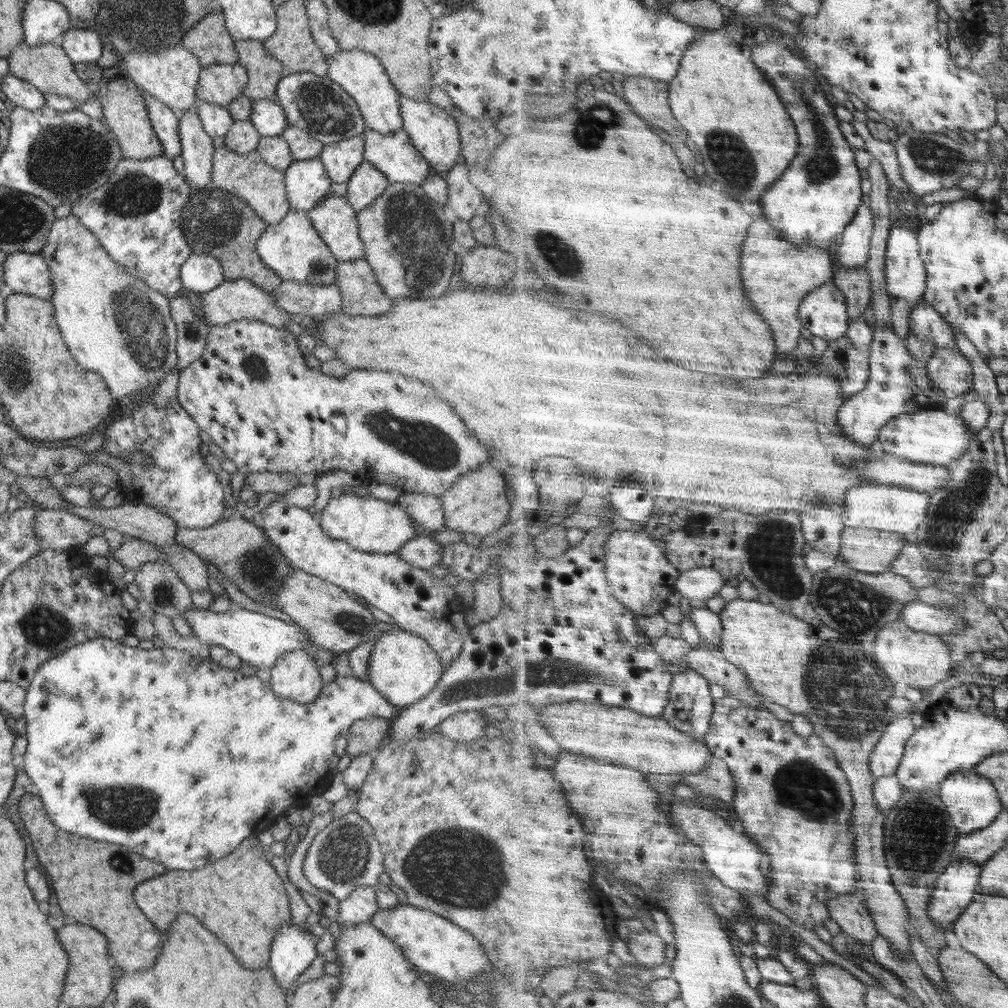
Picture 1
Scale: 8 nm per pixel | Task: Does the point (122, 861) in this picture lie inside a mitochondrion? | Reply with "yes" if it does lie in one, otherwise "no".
yes

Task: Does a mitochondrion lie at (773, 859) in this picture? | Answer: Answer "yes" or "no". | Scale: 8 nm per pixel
no

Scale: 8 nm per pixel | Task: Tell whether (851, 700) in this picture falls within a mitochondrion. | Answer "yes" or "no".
yes

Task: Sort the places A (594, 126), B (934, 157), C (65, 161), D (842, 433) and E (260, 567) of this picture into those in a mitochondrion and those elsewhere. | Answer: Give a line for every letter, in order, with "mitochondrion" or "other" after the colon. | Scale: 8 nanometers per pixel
A: mitochondrion
B: mitochondrion
C: mitochondrion
D: other
E: mitochondrion

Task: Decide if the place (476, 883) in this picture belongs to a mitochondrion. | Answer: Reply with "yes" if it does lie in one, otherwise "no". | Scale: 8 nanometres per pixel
yes

